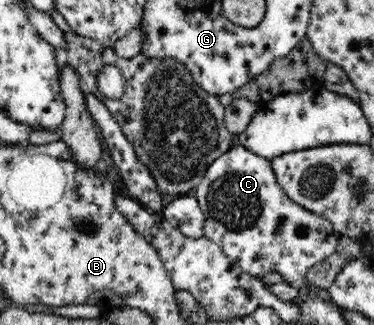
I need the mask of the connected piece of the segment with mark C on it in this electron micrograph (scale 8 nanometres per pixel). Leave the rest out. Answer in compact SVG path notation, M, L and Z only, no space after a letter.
M236 143L210 164L192 194L204 214L205 238L218 244L226 256L250 276L262 278L266 273L280 273L285 283L302 290L307 283L306 274L310 268L337 252L342 235L326 218L306 210L286 196L284 189L278 184L271 161L250 152L240 144Z

